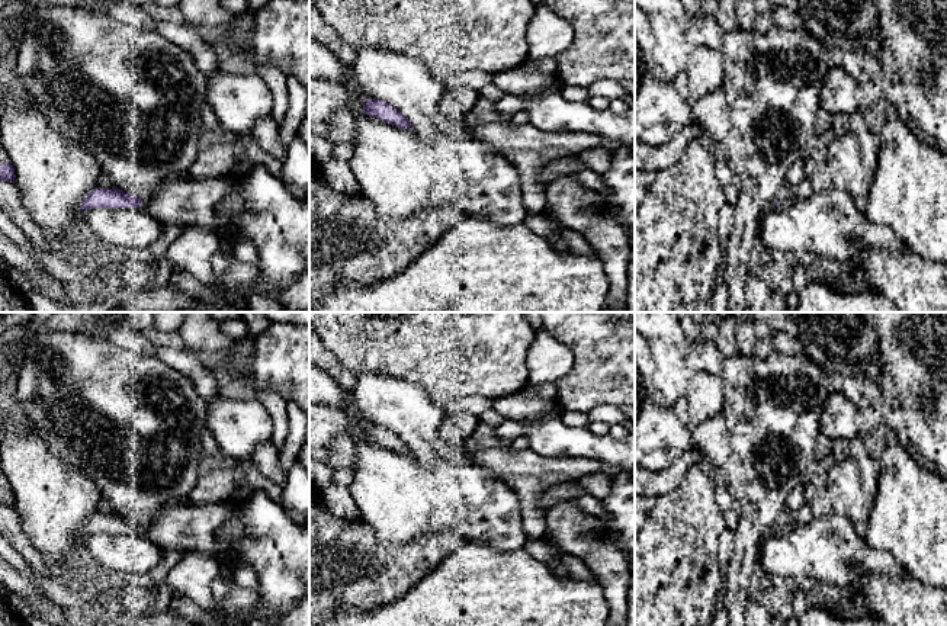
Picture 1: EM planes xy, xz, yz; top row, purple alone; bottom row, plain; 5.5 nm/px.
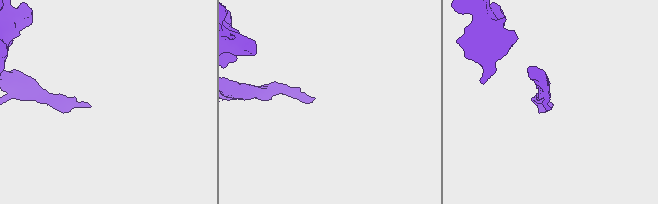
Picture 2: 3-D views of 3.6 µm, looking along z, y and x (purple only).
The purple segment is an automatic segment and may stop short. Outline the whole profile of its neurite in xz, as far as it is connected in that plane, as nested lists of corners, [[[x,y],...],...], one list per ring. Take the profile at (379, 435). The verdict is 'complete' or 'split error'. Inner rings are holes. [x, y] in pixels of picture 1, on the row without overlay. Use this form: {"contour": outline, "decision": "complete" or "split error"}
{"contour": [[[366,424],[362,437],[401,455],[411,452],[411,447],[398,434],[379,424]]], "decision": "complete"}

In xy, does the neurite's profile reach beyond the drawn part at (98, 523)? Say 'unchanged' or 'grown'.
grown

